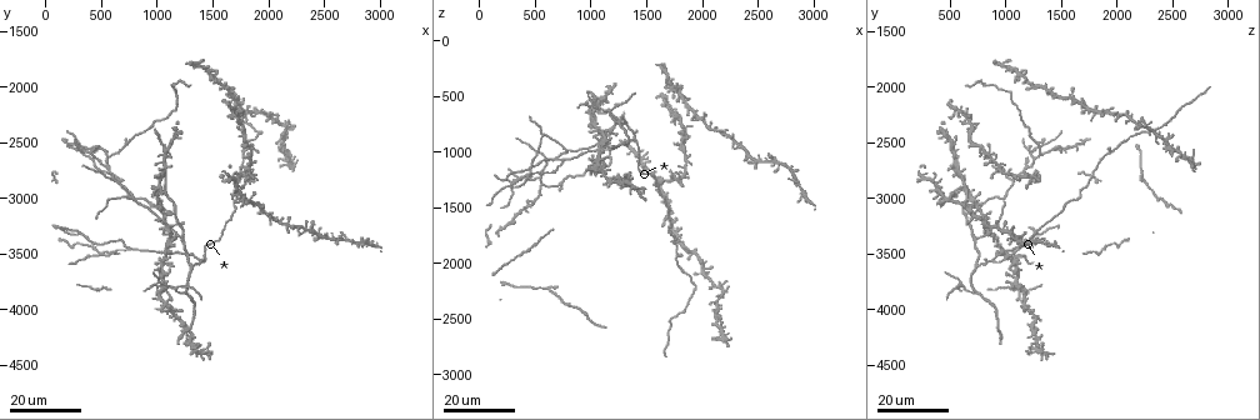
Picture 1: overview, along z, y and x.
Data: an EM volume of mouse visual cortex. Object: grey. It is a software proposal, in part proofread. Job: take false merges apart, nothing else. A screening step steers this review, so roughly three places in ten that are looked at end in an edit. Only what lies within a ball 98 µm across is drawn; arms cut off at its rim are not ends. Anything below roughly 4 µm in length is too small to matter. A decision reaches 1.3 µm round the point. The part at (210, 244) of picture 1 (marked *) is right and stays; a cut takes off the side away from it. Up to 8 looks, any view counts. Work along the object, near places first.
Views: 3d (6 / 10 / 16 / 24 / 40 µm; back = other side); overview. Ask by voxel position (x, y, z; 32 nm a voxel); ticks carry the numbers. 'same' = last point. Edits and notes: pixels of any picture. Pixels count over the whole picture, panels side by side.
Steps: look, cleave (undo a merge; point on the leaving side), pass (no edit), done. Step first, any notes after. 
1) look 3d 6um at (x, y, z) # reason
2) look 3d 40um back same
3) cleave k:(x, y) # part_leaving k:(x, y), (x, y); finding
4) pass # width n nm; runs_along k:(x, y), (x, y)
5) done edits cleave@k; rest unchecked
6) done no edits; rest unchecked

look 3d 24um at (1940, 3100, 640)

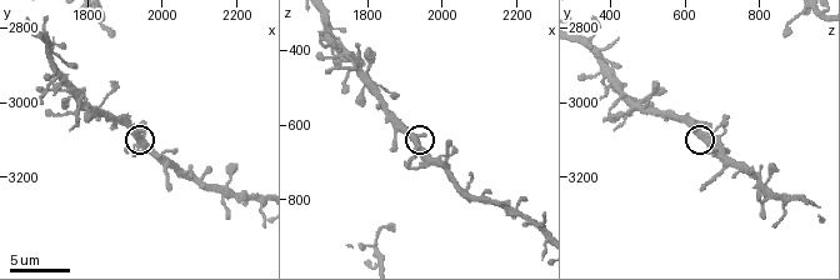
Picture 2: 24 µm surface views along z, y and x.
look 3d 10um at (1940, 3090, 640)

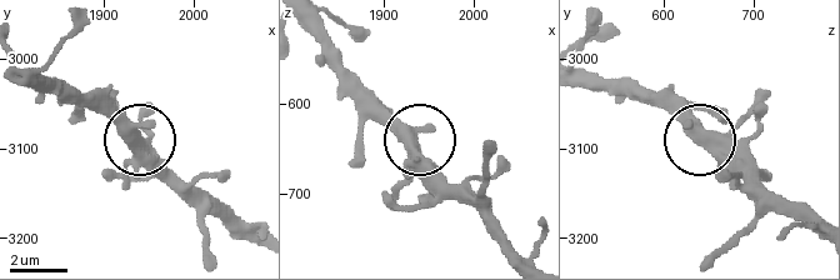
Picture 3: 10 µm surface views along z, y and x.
pass # side_arm 24 um; arms 4; all the same neuron

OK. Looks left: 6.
look 3d 16um at (1080, 2560, 500) # branch point

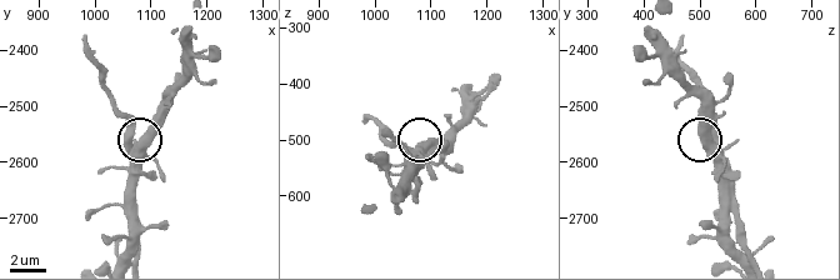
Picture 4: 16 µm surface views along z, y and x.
look 3d 6um same # zoom in

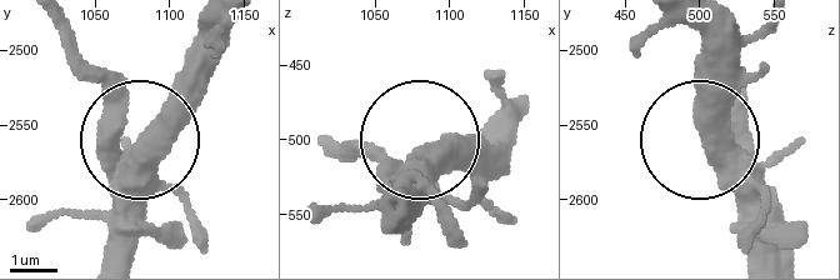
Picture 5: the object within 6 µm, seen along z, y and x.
pass # side_arm 7 um; continuous, no second neuron

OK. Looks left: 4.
look 3d 24um at (560, 2640, 1280) # three-way junction

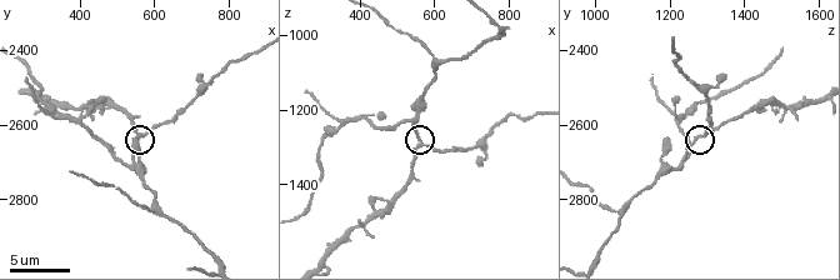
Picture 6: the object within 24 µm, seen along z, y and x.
look 3d 10um at (570, 2620, 1300) # zoom in

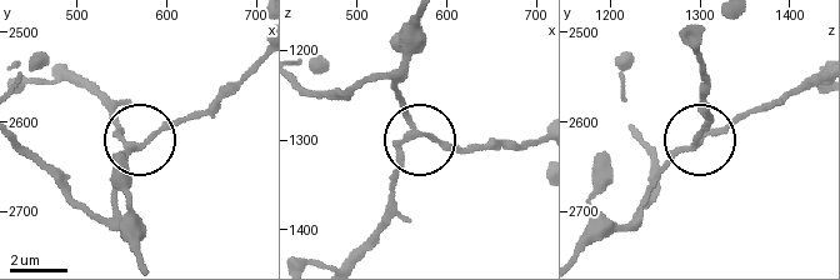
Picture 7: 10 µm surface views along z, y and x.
cleave 7:(120, 125) # arms 3; two neurons meet here

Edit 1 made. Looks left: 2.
look 3d 16um at (360, 2570, 1230) # side arm on a straight run

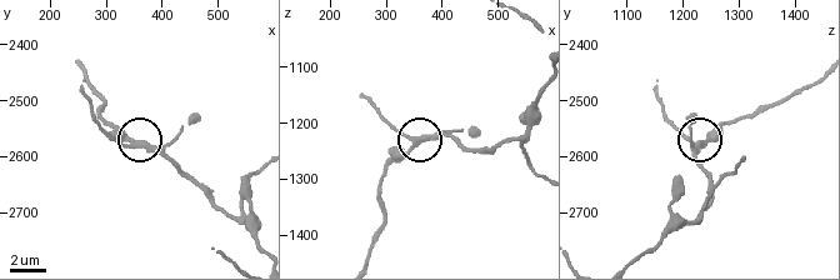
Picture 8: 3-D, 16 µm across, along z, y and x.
look 3d 16um back at (355, 2575, 1235) # from behind

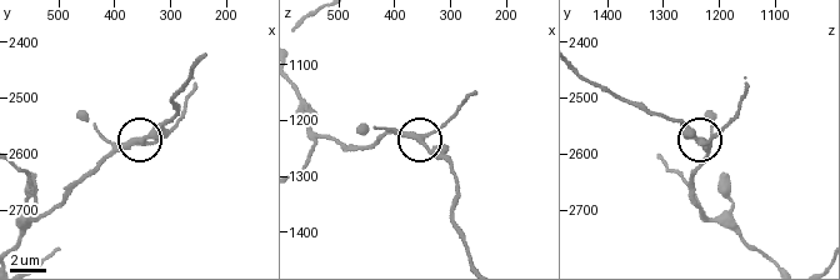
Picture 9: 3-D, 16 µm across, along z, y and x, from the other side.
pass # runs_along 9:(300, 104), (346, 145), (423, 139), (456, 110); all the same neuron

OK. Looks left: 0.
done edits cleave@7; rest unchecked

